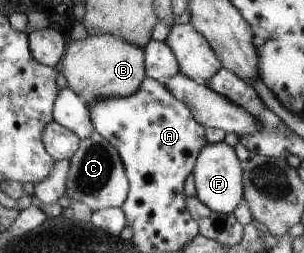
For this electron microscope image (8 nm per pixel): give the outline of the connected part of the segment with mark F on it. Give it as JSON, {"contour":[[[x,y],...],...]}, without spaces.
{"contour":[[[225,142],[216,143],[204,148],[199,155],[198,165],[195,167],[195,189],[197,199],[201,200],[211,211],[222,215],[233,214],[237,205],[243,201],[243,183],[245,175],[241,171],[242,164],[239,163],[233,147],[225,145]]]}

